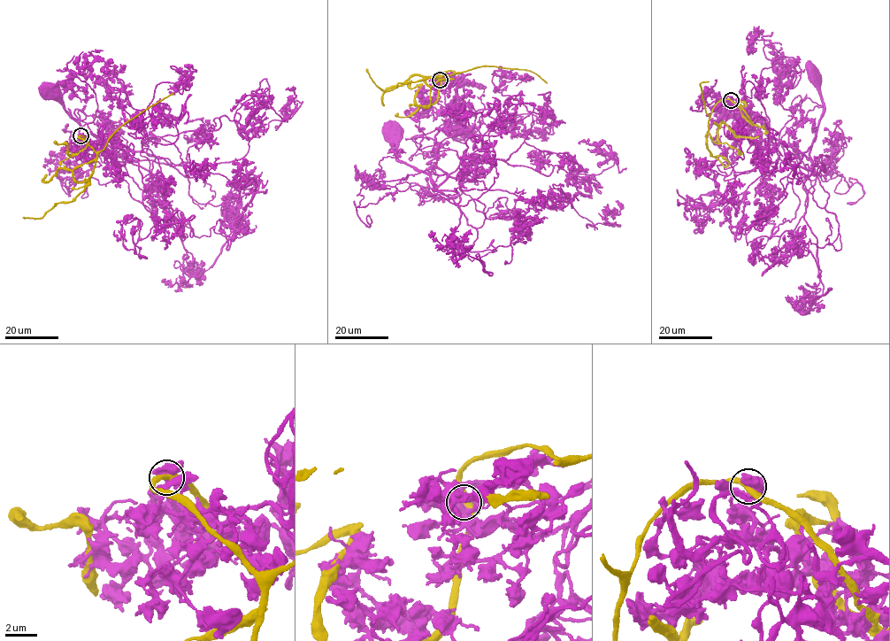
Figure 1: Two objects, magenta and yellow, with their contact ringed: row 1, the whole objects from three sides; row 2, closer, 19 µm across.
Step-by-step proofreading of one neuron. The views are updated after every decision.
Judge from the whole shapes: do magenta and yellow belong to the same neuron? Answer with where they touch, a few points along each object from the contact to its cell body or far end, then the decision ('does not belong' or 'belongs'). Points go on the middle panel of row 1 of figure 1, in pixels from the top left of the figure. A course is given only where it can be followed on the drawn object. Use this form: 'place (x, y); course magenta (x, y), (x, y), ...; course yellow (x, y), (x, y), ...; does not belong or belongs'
place (440, 80); course magenta (439, 80), (458, 84), (476, 111), (469, 132), (438, 144), (447, 177), (436, 187), (397, 158), (391, 130); course yellow (439, 80), (440, 74), (444, 72), (456, 73), (400, 82), (386, 91), (378, 87), (366, 69); does not belong

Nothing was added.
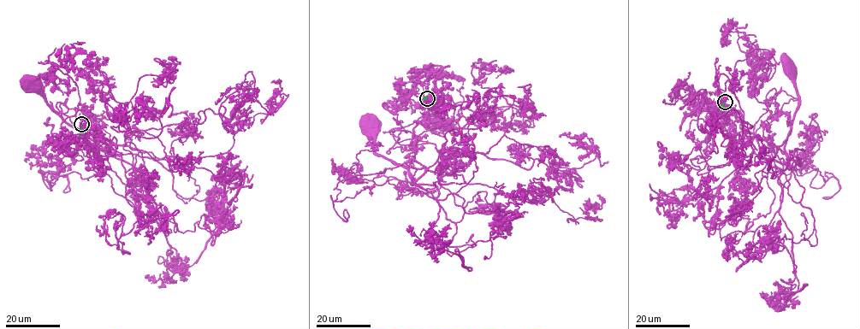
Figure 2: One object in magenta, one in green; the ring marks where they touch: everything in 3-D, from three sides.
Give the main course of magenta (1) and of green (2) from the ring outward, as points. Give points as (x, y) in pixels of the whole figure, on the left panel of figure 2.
1: (81, 124), (86, 130), (97, 126), (114, 143), (96, 141), (94, 154), (115, 155), (66, 124), (30, 87)
2: (81, 124), (80, 137)

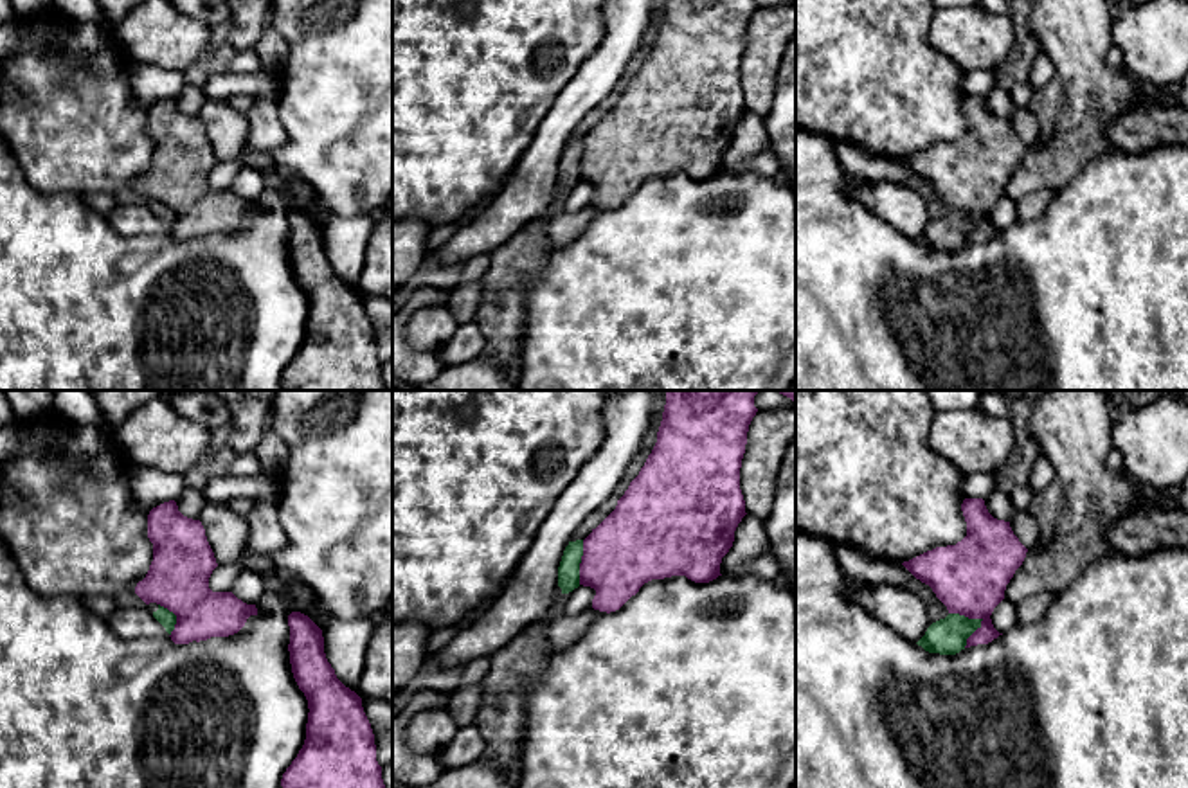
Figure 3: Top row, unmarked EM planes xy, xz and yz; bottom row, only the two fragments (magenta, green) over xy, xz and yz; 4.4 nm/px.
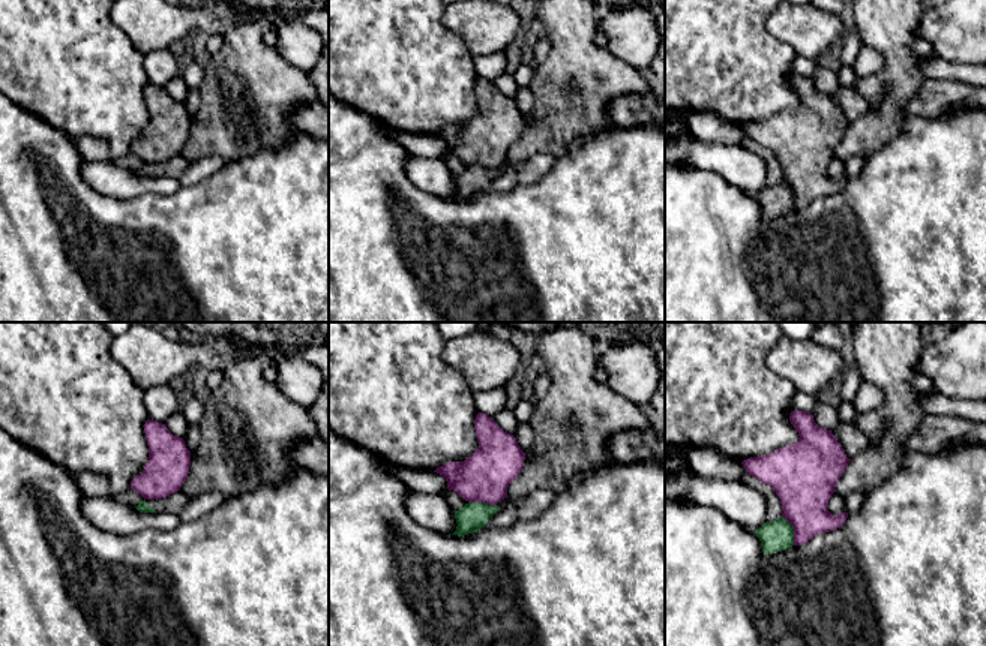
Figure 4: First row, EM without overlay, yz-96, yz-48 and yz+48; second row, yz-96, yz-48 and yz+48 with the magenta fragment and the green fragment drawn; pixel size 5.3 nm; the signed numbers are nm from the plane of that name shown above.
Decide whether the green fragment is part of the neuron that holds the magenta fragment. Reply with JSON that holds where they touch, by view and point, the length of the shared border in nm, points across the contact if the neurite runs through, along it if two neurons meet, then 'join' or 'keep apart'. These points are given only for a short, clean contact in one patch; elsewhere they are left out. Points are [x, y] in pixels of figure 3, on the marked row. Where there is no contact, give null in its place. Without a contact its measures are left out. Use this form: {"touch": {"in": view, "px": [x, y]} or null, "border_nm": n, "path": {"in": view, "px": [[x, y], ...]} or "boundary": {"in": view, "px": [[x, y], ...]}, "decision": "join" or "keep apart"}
{"touch": {"in": "yz", "px": [978, 617]}, "border_nm": 180, "decision": "keep apart"}

